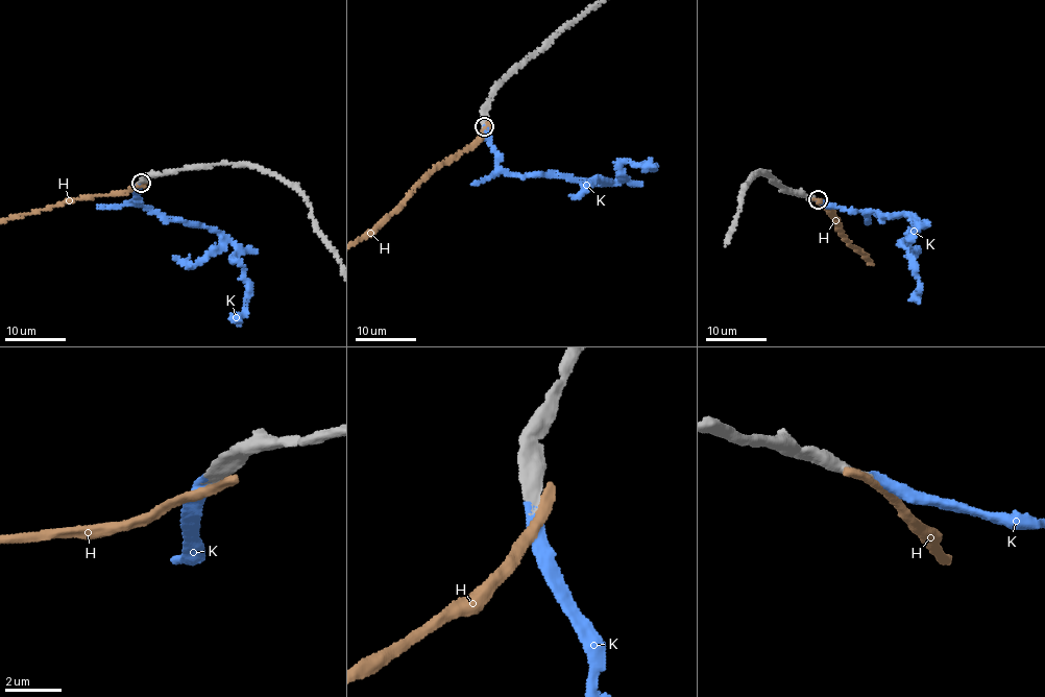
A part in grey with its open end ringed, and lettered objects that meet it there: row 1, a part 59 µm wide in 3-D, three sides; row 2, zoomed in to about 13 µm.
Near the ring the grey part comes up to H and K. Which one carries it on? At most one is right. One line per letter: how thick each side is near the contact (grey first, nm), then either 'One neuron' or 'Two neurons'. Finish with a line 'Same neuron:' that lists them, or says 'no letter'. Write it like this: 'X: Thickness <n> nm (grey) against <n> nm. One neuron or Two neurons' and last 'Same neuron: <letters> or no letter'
H: Thickness 460 nm (grey) against 420 nm. Two neurons
K: Thickness 420 nm (grey) against 320 nm. One neuron
Same neuron: K

